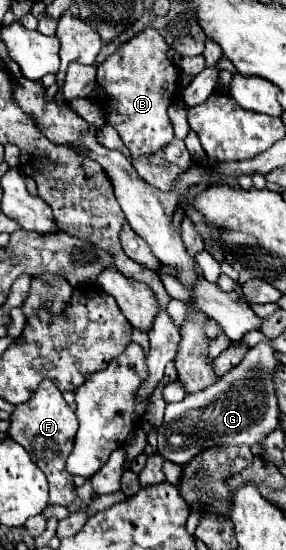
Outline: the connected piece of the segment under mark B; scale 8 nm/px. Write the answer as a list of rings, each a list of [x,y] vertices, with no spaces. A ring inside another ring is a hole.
[[[146,28],[98,66],[96,80],[104,86],[106,96],[102,100],[102,108],[106,120],[112,128],[116,128],[132,158],[158,152],[174,138],[166,108],[178,98],[180,88],[178,72],[166,58],[168,50],[170,48],[164,44],[164,38],[154,28]]]

